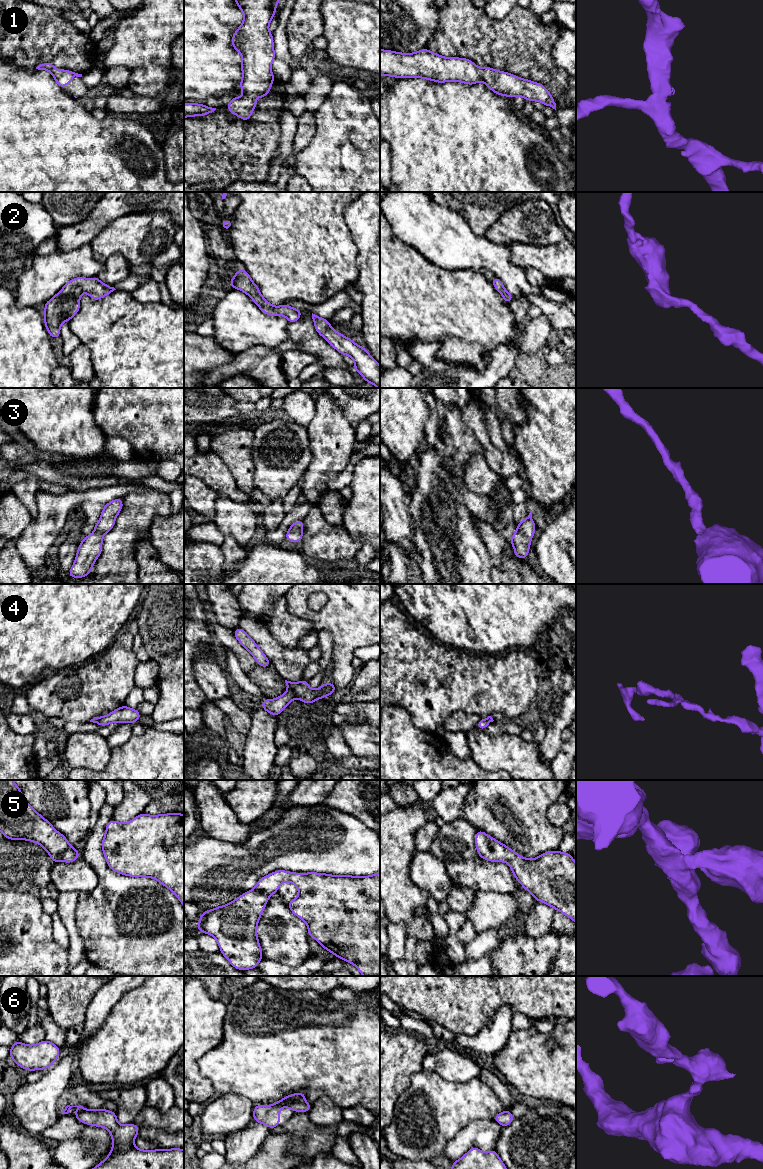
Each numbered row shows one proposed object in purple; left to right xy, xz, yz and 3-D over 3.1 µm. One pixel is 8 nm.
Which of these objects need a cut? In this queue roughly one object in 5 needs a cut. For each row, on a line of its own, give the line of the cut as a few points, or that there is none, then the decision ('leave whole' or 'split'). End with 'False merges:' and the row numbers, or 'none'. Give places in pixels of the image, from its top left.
1: no cut | leave whole
2: no cut | leave whole
3: no cut | leave whole
4: xz (288, 688), (291, 688), (296, 696) | split
5: no cut | leave whole
6: no cut | leave whole
False merges: 4

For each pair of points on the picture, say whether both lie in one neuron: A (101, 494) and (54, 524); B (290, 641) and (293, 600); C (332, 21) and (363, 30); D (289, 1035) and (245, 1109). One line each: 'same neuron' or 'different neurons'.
A: same neuron
B: different neurons
C: same neuron
D: different neurons

